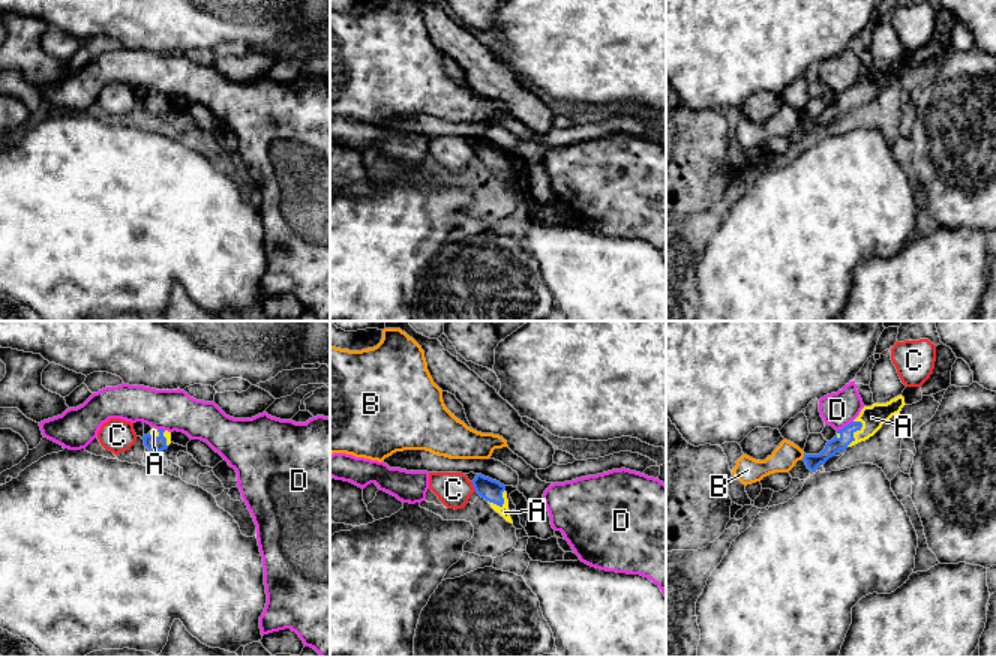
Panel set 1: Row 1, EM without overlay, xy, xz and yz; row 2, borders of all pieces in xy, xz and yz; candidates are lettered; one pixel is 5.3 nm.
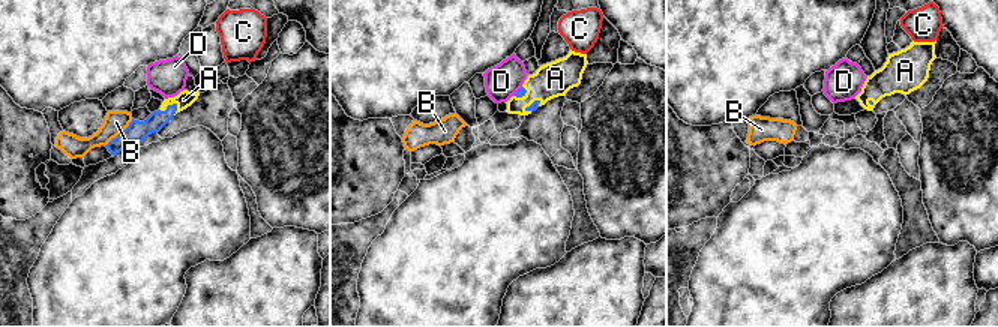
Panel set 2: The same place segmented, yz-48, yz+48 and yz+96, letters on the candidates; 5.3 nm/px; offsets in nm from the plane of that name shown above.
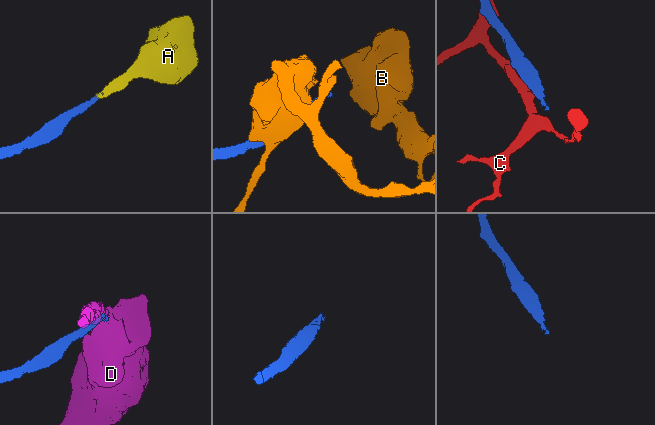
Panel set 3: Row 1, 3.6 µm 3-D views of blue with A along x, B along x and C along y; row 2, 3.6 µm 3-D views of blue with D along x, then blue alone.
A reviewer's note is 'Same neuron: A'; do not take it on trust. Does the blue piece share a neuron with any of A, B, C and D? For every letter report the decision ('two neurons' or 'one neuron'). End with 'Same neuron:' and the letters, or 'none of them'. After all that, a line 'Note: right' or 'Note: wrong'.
A: one neuron
B: two neurons
C: two neurons
D: two neurons
Same neuron: A
Note: right

